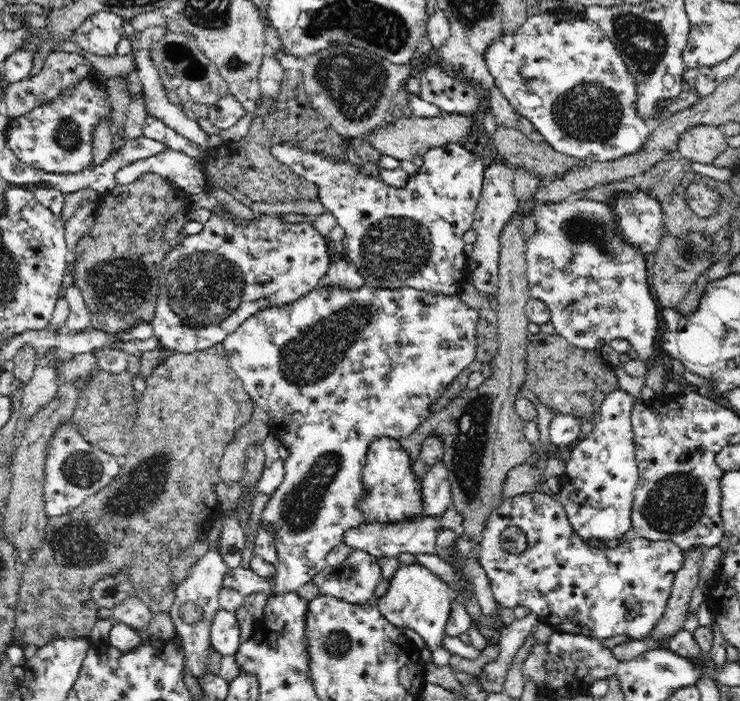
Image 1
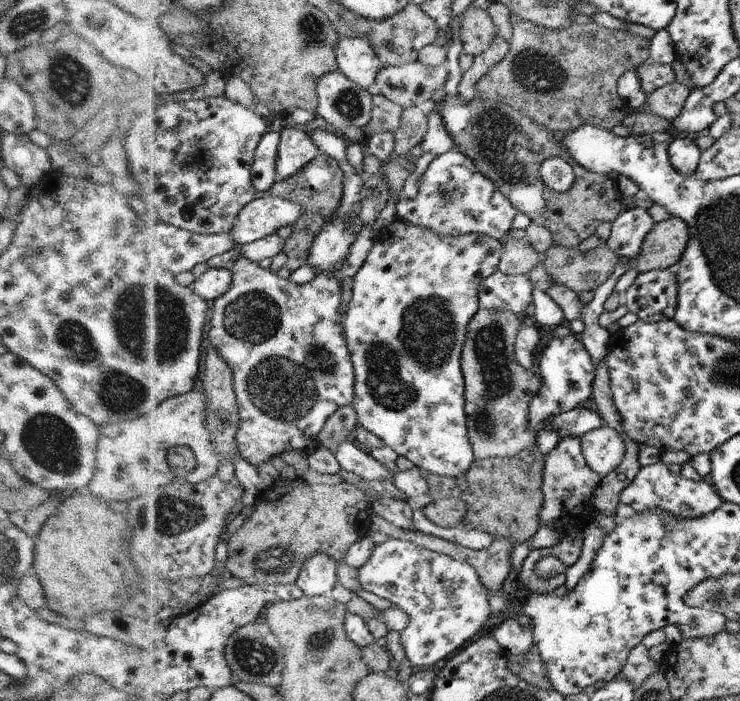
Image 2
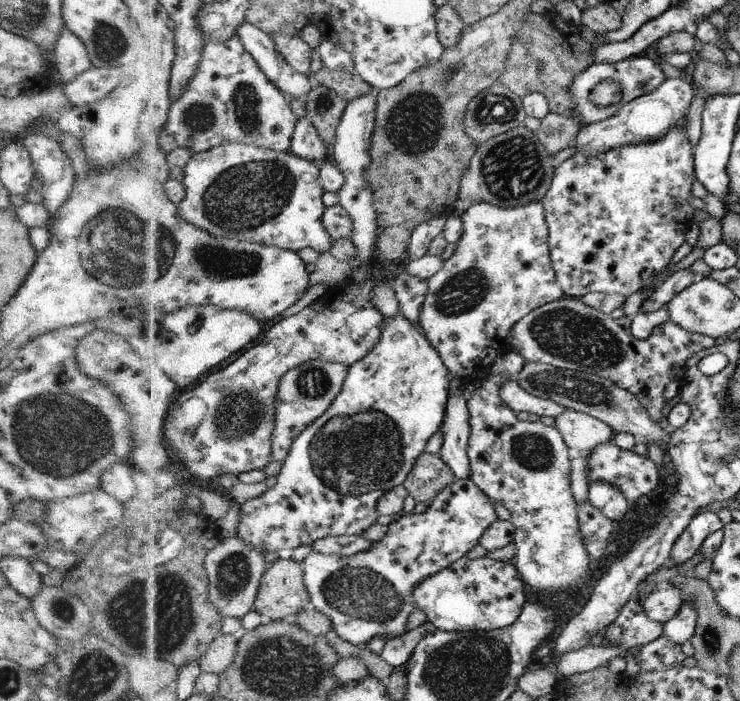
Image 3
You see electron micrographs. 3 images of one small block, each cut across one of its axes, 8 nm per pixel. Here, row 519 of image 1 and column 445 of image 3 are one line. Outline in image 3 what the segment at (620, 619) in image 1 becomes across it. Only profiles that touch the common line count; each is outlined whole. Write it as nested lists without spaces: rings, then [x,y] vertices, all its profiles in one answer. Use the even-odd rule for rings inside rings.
[[[471,478],[468,480],[454,480],[450,486],[446,486],[436,494],[434,500],[430,502],[429,506],[426,508],[425,512],[421,514],[400,514],[397,518],[394,518],[391,524],[389,524],[389,532],[388,534],[380,540],[380,542],[374,542],[374,548],[366,548],[366,550],[362,550],[362,552],[358,552],[358,554],[354,554],[354,556],[340,556],[338,554],[326,554],[320,551],[314,550],[311,555],[305,559],[302,563],[305,566],[305,578],[306,584],[310,591],[310,598],[312,598],[312,605],[325,612],[332,618],[332,622],[334,622],[334,629],[337,634],[346,642],[350,642],[350,644],[369,647],[372,644],[372,640],[374,638],[378,638],[378,636],[384,636],[384,638],[388,638],[388,640],[392,640],[401,636],[398,634],[402,634],[404,630],[406,630],[406,618],[408,618],[408,614],[412,612],[412,598],[415,598],[415,591],[418,587],[421,586],[422,583],[425,582],[426,579],[429,579],[430,576],[437,575],[438,572],[442,572],[445,568],[452,566],[457,560],[460,560],[463,556],[476,546],[476,544],[480,543],[481,536],[488,530],[490,526],[496,523],[498,520],[498,516],[496,516],[496,511],[493,506],[493,500],[491,500],[480,488],[478,488],[477,484],[474,484],[474,481]]]

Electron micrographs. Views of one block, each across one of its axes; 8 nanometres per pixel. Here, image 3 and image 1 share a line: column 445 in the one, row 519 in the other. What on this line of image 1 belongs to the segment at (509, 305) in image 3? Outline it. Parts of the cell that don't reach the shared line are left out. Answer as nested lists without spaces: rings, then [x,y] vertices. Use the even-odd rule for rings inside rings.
[[[366,284],[354,290],[340,285],[320,285],[319,289],[311,290],[306,296],[291,303],[280,306],[267,307],[258,314],[247,318],[232,334],[229,334],[221,344],[227,354],[229,365],[236,371],[236,375],[243,383],[243,388],[251,396],[255,406],[260,407],[269,416],[269,432],[288,448],[288,457],[285,459],[285,476],[276,492],[261,512],[261,523],[268,525],[274,535],[276,547],[276,577],[272,595],[286,595],[296,593],[298,588],[312,582],[312,578],[323,568],[326,568],[326,554],[342,540],[342,535],[352,527],[366,524],[363,514],[357,508],[357,502],[364,496],[361,484],[361,472],[366,462],[368,446],[379,437],[406,438],[412,434],[420,424],[432,417],[432,404],[436,404],[446,388],[475,358],[482,357],[477,350],[475,334],[479,321],[478,309],[466,305],[458,295],[447,295],[435,291],[418,290],[416,287],[375,287]]]

